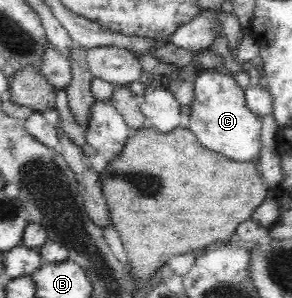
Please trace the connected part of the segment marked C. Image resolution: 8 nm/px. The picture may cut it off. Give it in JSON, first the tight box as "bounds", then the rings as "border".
{"bounds":[185,70,262,162],"border":[[[200,70],[194,74],[192,81],[193,99],[185,127],[205,149],[223,154],[234,162],[258,162],[262,152],[262,117],[246,108],[243,90],[236,85],[232,71],[222,74]]]}

